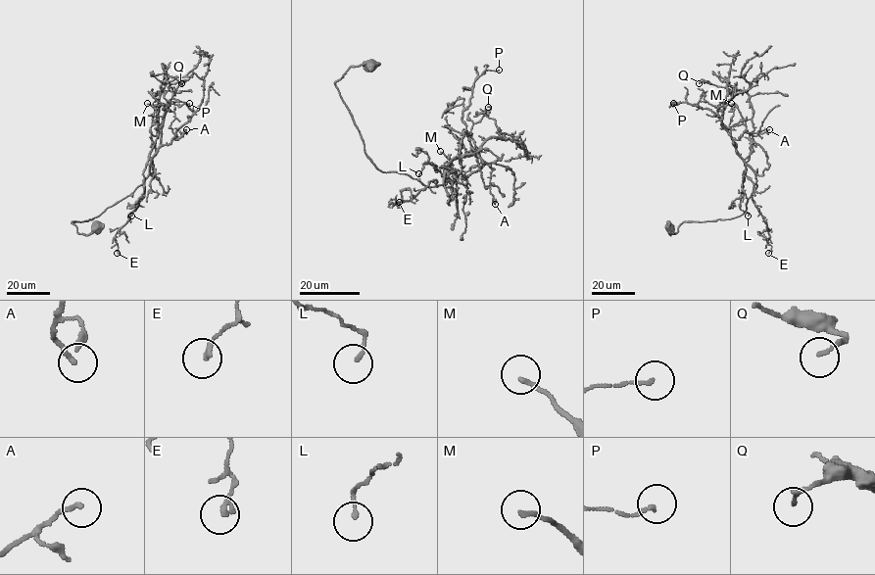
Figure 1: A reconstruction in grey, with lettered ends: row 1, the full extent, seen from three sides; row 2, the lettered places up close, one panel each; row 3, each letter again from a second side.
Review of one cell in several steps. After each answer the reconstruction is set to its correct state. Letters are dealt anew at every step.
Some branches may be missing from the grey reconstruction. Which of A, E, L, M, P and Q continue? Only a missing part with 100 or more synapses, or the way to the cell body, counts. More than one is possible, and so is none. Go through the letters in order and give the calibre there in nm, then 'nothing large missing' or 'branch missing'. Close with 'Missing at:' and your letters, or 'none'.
A: 180 nm thick; nothing large missing
E: 200 nm thick; nothing large missing
L: 130 nm thick; nothing large missing
M: 160 nm thick; nothing large missing
P: 130 nm thick; nothing large missing
Q: 150 nm thick; nothing large missing
Missing at: none

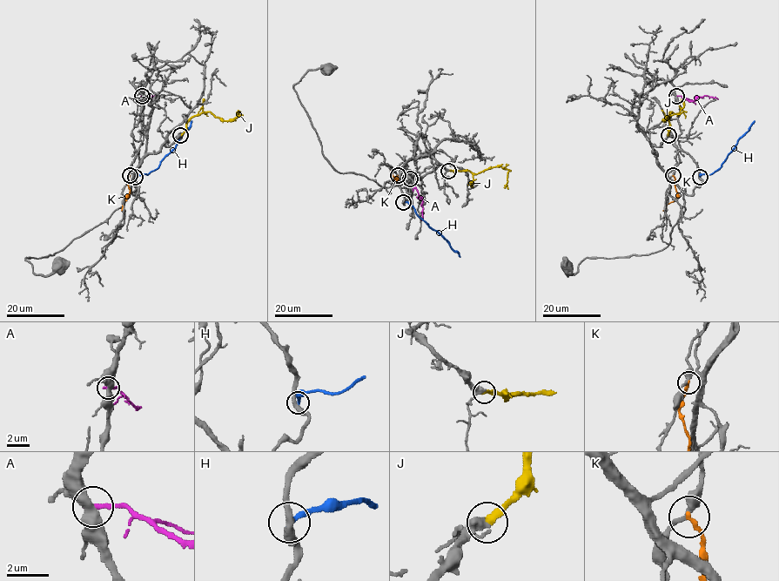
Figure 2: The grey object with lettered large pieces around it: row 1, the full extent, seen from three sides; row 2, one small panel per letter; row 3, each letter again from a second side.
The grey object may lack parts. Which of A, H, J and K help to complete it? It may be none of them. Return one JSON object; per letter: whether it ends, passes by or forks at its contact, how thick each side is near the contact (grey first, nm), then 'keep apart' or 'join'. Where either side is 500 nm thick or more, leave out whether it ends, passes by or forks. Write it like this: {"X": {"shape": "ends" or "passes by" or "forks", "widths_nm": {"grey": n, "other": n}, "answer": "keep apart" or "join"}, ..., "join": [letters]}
{"A": {"widths_nm": {"grey": 500, "other": 260}, "answer": "keep apart"}, "H": {"shape": "ends", "widths_nm": {"grey": 360, "other": 280}, "answer": "keep apart"}, "J": {"shape": "ends", "widths_nm": {"grey": 360, "other": 340}, "answer": "join"}, "K": {"shape": "ends", "widths_nm": {"grey": 340, "other": 200}, "answer": "keep apart"}, "join": ["J"]}

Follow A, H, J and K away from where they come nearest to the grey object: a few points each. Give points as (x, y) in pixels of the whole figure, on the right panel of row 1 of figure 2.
A: (676, 96), (688, 101), (708, 96), (717, 99)
H: (699, 177), (711, 174), (721, 165), (755, 120)
J: (668, 135), (668, 113), (672, 111), (664, 120), (668, 115), (682, 112), (685, 118)
K: (673, 175), (677, 197), (662, 210)

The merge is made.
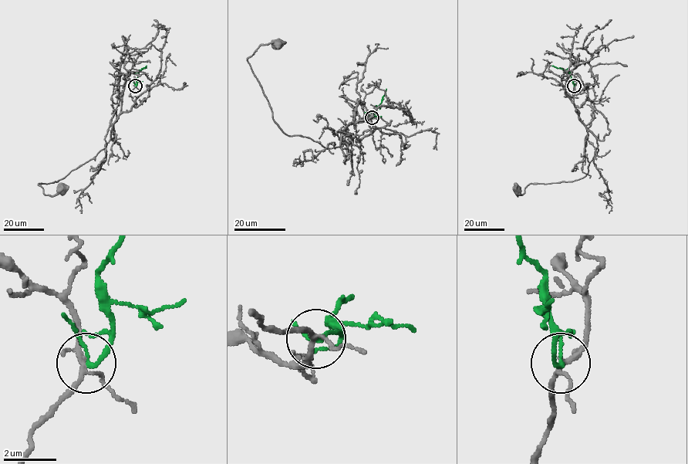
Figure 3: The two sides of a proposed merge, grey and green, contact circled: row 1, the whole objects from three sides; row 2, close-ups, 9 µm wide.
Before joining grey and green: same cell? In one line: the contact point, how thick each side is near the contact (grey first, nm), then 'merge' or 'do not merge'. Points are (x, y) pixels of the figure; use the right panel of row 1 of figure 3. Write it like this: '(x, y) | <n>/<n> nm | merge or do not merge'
(574, 86) | 150/140 nm | do not merge

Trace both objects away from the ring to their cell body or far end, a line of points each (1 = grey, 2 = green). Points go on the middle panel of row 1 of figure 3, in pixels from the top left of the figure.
1: (372, 117), (351, 123), (335, 147), (287, 135), (273, 118), (247, 59), (261, 45), (276, 44)
2: (372, 117), (374, 116), (386, 89)

